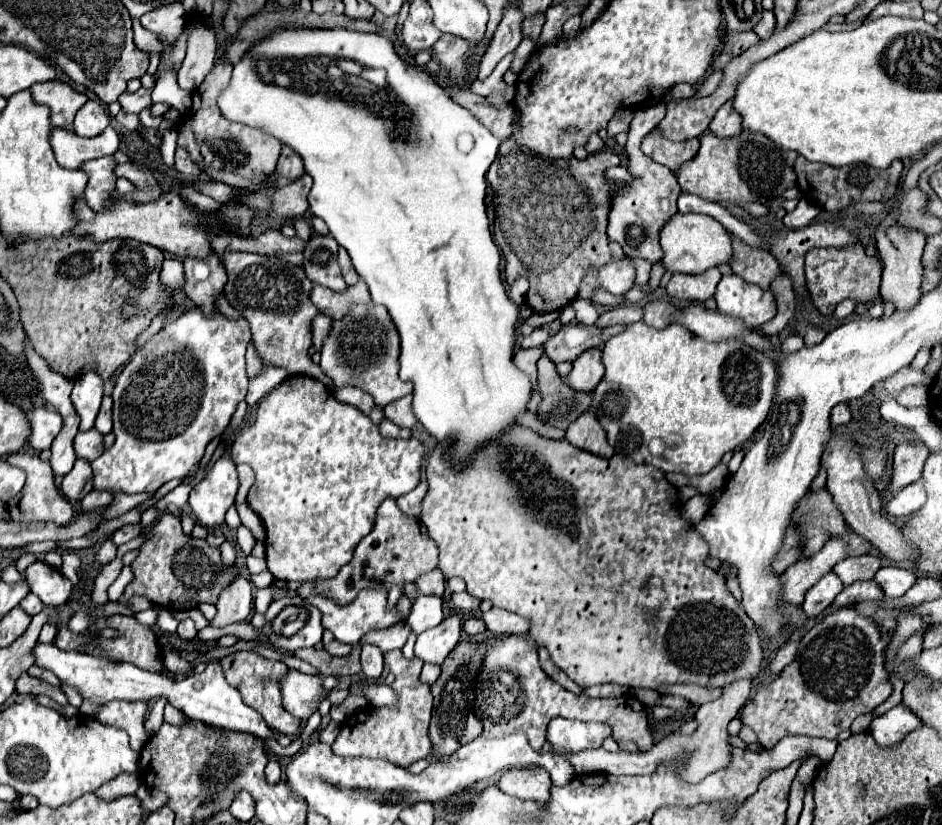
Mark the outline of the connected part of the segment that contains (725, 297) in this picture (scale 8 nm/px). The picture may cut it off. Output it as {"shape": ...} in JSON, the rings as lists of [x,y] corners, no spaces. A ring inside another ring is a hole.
{"shape":[[[737,274],[723,276],[713,298],[721,314],[745,320],[745,326],[751,330],[759,330],[775,316],[773,292],[749,284]]]}

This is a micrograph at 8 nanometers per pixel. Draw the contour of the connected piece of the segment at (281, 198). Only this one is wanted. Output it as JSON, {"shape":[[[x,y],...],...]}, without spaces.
{"shape":[[[303,174],[299,180],[277,188],[277,192],[271,196],[273,206],[267,212],[271,228],[277,230],[285,222],[291,222],[295,218],[305,216],[305,212],[309,208],[307,194],[311,190],[311,184],[313,184],[313,180],[309,178],[309,174]]]}

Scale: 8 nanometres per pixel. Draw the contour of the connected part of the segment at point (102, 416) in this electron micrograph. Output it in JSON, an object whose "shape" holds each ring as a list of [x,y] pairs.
{"shape":[[[105,396],[103,398],[103,404],[101,404],[101,410],[99,410],[99,416],[95,420],[95,428],[101,432],[101,434],[109,434],[111,432],[111,396]]]}

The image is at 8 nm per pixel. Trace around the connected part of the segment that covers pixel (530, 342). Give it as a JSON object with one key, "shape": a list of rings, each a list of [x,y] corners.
{"shape":[[[541,326],[541,328],[535,328],[529,336],[525,336],[521,340],[521,346],[523,348],[531,348],[531,346],[543,346],[545,340],[553,334],[553,330],[549,326]]]}

